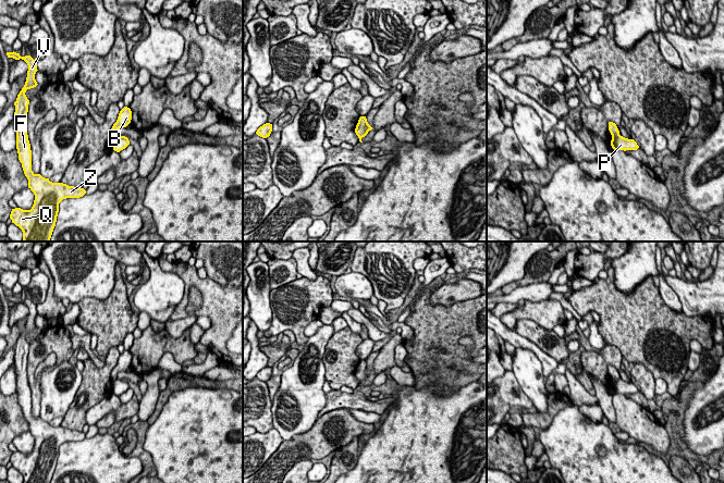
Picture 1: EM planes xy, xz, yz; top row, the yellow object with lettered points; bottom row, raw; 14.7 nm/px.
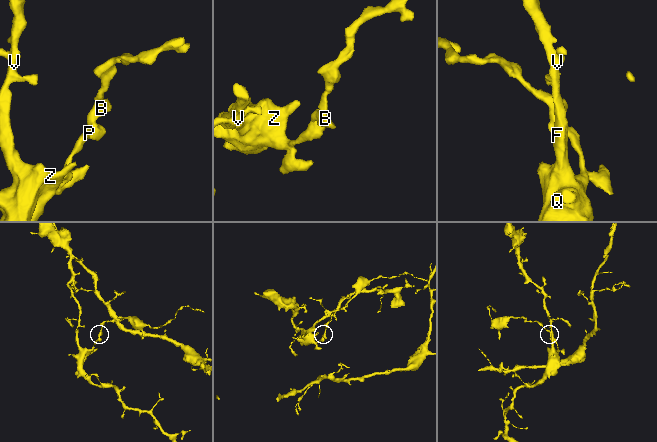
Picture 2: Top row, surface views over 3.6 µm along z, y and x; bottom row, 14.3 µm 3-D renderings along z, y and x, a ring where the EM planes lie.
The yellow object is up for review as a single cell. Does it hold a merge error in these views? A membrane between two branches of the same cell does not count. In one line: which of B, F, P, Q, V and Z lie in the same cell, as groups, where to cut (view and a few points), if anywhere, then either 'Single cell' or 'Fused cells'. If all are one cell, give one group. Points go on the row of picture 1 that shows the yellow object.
Groups: B / F P Q V Z. Split along yz (618, 134), (612, 137). Fused cells

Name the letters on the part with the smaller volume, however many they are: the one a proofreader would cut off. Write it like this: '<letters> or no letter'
B

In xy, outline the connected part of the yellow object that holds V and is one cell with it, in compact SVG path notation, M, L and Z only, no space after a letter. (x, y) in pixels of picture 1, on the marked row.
M7 52L8 58L24 60L28 65L27 77L24 87L14 102L14 121L16 128L16 149L19 160L25 176L28 179L28 188L34 193L35 200L30 210L21 208L12 209L10 219L23 232L22 242L50 242L59 212L59 203L66 198L79 198L86 194L84 188L69 186L63 183L52 183L49 178L35 174L32 171L32 150L27 135L27 112L29 100L25 92L36 87L35 79L37 61L30 55L21 57L16 52Z

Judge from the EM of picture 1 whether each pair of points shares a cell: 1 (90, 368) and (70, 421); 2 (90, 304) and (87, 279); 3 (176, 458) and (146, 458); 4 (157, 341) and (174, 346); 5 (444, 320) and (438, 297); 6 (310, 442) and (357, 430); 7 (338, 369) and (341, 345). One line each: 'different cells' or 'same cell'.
1: same cell
2: different cells
3: different cells
4: same cell
5: different cells
6: same cell
7: same cell

